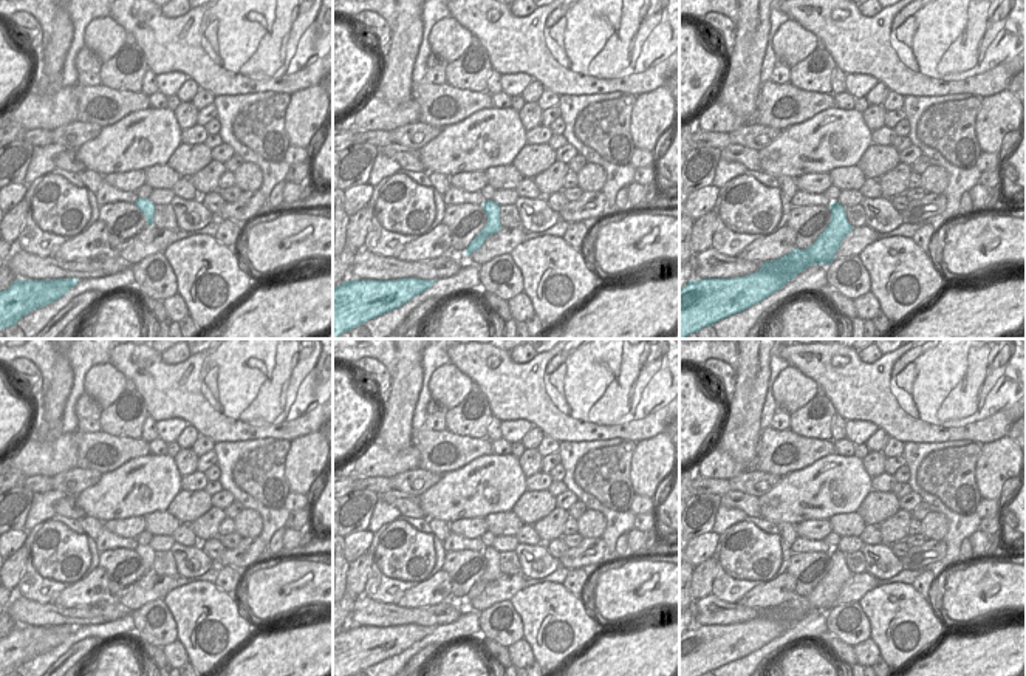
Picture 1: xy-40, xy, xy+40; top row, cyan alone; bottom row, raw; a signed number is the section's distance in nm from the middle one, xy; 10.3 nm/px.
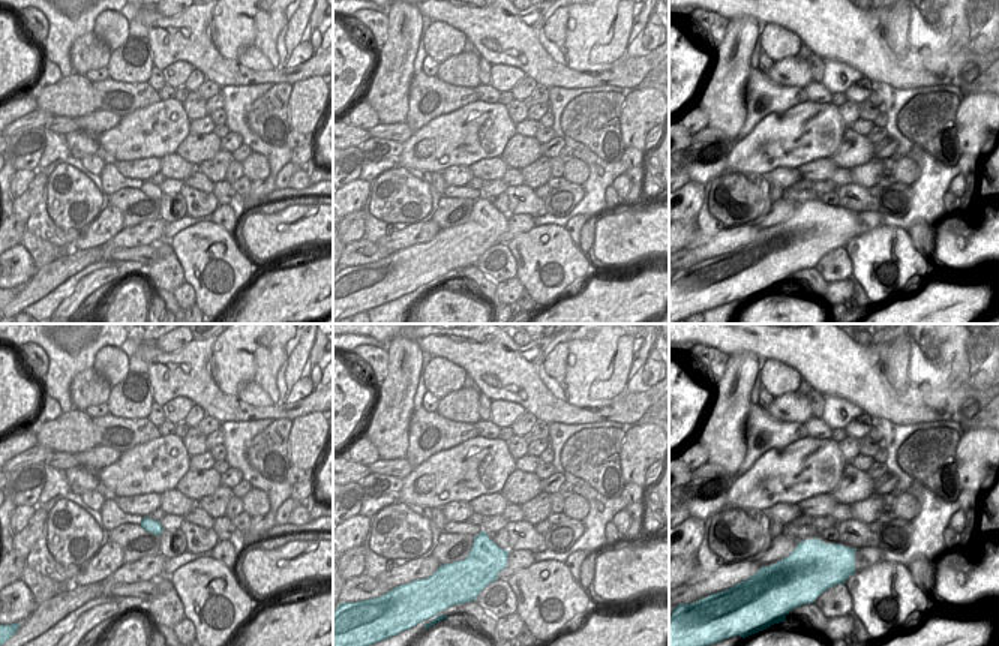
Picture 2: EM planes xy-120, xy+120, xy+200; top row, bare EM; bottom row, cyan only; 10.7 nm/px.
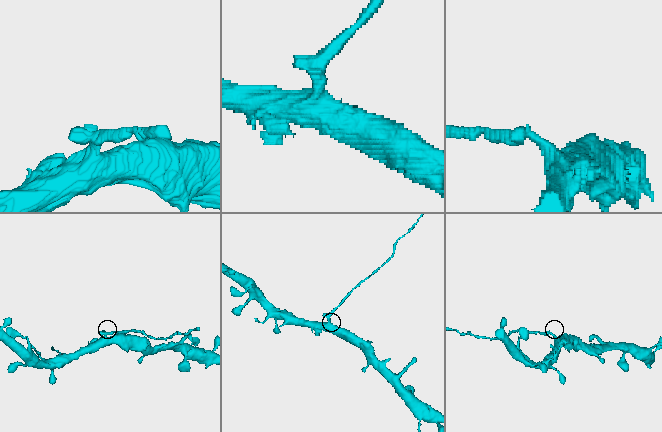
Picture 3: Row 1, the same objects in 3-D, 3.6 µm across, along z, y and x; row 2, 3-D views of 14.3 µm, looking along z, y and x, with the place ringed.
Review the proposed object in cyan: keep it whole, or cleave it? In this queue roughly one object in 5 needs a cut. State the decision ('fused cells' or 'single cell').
fused cells

